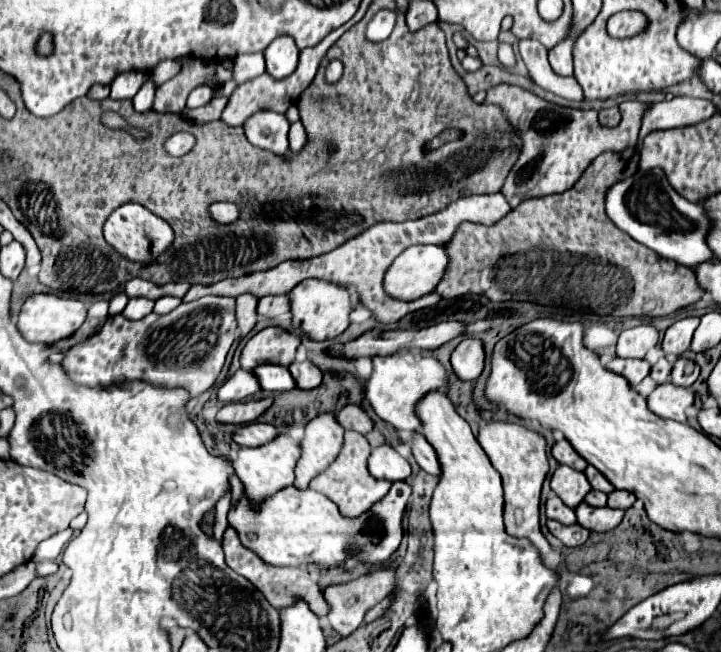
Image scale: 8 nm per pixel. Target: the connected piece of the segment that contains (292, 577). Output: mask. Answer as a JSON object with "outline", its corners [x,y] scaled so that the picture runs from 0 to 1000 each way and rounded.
{"outline":[[[316,808],[311,814],[311,824],[308,824],[308,842],[311,842],[311,851],[313,851],[313,867],[333,879],[336,885],[341,885],[355,903],[361,903],[366,910],[366,916],[374,922],[377,931],[399,931],[411,916],[419,916],[427,922],[430,934],[441,943],[441,946],[449,946],[455,940],[455,928],[447,916],[447,906],[441,900],[441,894],[430,885],[430,879],[424,873],[402,873],[402,870],[380,870],[380,867],[372,867],[366,863],[352,845],[341,842],[336,833],[333,833],[333,824],[327,817],[327,811]]]}

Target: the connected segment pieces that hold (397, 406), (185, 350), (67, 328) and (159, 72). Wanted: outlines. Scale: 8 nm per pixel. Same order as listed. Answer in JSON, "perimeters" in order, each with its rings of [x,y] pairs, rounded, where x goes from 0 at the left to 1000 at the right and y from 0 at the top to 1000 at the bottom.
{"perimeters":[[[[569,538],[566,541],[546,541],[538,548],[516,548],[519,566],[516,575],[508,581],[505,606],[513,615],[516,627],[524,633],[527,643],[544,649],[555,661],[583,661],[583,646],[574,633],[577,615],[599,600],[610,597],[619,600],[619,569],[602,548],[577,551]]],[[[277,456],[250,465],[233,483],[208,480],[191,492],[153,483],[136,511],[89,538],[86,563],[111,590],[150,594],[172,584],[202,584],[230,597],[258,597],[264,612],[288,600],[302,581],[316,535],[327,520],[322,456]]],[[[47,449],[47,452],[36,456],[36,462],[25,480],[22,502],[28,511],[33,511],[33,517],[39,523],[72,529],[75,523],[100,514],[117,495],[122,474],[135,462],[129,459],[129,454],[128,451],[98,449],[98,456],[94,456],[72,449]]],[[[230,90],[227,97],[219,97],[211,112],[208,112],[208,124],[214,124],[214,130],[225,130],[227,124],[239,121],[244,112],[250,112],[250,97],[244,90]]]]}

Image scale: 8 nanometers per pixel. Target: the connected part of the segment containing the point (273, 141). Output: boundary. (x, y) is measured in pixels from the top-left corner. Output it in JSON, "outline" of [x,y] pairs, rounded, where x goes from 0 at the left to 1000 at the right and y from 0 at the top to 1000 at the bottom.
{"outline":[[[361,170],[338,189],[341,210],[350,222],[377,232],[380,238],[388,238],[388,241],[397,241],[402,232],[399,195],[402,195],[399,183],[380,170]]]}

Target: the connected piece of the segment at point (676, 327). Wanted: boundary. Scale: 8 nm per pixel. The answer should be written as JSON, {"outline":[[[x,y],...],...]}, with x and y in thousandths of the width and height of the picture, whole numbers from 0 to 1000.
{"outline":[[[949,486],[940,489],[935,498],[924,505],[924,514],[918,520],[918,535],[924,544],[943,544],[957,535],[960,511],[968,502],[971,489],[968,486]]]}

